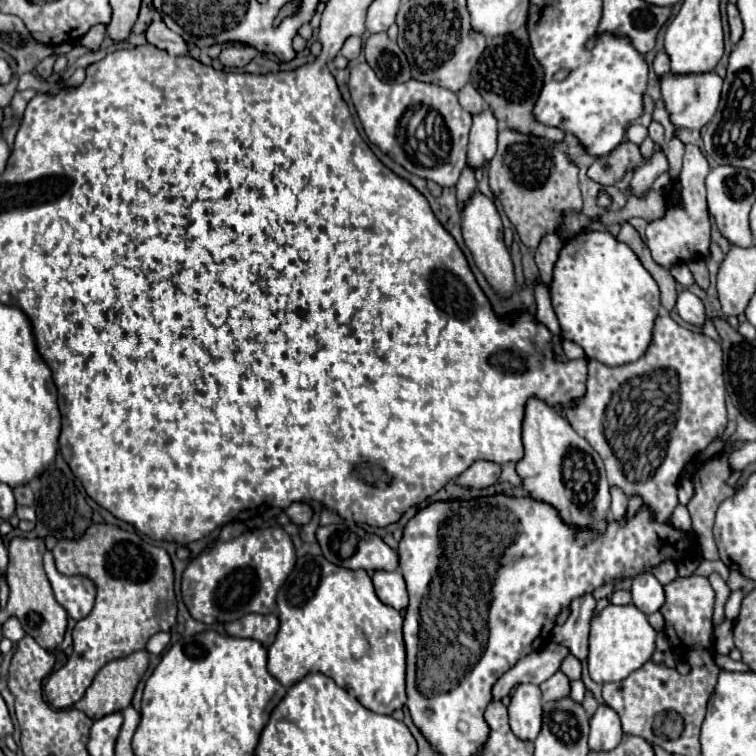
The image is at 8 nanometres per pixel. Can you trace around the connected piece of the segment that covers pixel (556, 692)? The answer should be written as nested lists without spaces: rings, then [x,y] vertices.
[[[556,672],[552,678],[542,682],[540,688],[542,688],[542,700],[544,702],[562,700],[562,698],[570,696],[570,680],[562,672]]]

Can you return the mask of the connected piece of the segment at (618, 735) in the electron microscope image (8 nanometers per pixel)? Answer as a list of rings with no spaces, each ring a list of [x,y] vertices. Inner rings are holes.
[[[598,706],[590,720],[590,750],[608,752],[614,750],[622,740],[622,726],[618,714],[608,706]]]

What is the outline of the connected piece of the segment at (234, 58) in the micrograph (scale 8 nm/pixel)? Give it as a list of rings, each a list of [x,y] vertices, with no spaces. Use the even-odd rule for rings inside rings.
[[[226,46],[220,52],[220,62],[228,68],[242,68],[256,56],[256,50],[250,46]]]

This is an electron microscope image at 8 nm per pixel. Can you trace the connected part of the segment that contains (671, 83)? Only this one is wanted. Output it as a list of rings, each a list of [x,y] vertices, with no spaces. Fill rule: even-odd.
[[[714,70],[704,72],[704,74],[666,74],[660,78],[660,92],[662,92],[664,106],[670,114],[672,124],[680,130],[682,128],[688,128],[688,130],[704,128],[712,120],[718,108],[720,90],[722,90],[722,78]]]

